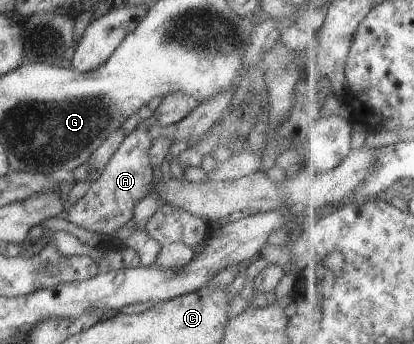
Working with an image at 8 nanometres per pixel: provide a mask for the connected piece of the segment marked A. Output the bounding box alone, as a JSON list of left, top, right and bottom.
[65,120,153,236]

